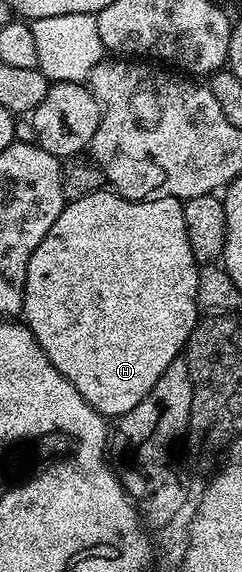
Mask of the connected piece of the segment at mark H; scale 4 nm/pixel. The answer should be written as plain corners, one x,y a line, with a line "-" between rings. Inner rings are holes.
100,190
100,191
98,191
98,192
94,192
94,193
93,193
93,194
89,194
89,195
88,195
88,196
86,196
86,197
85,197
85,198
77,198
77,199
76,199
76,200
72,200
72,201
70,201
70,202
67,202
67,203
64,203
64,205
63,205
63,209
62,209
62,210
61,210
61,214
60,214
60,215
59,215
59,217
58,217
58,218
57,218
57,222
53,222
53,226
49,226
49,234
45,234
45,238
41,238
41,246
37,246
37,250
33,250
33,254
32,254
32,255
31,255
31,257
30,257
30,258
29,258
29,270
28,270
28,271
27,271
27,273
26,273
26,274
25,274
25,294
24,294
24,295
23,295
23,310
22,310
22,313
21,313
21,316
22,316
22,319
23,319
23,320
24,320
24,321
25,321
25,323
26,323
26,325
27,325
27,329
29,329
29,331
30,331
30,332
31,332
31,333
32,333
32,334
33,334
33,338
37,338
37,342
38,342
38,343
39,343
39,345
40,345
40,346
41,346
41,350
45,350
45,354
46,354
46,355
47,355
47,357
48,357
48,358
49,358
49,362
53,362
53,366
54,366
54,367
55,367
55,369
57,369
57,371
59,371
59,373
61,373
61,374
62,374
62,375
63,375
63,376
64,376
64,377
65,377
65,378
69,378
69,382
70,382
70,383
71,383
71,384
72,384
72,386
74,386
74,388
75,388
75,389
76,389
76,390
77,390
77,394
81,394
81,398
85,398
85,402
89,402
89,406
93,406
93,407
94,407
94,408
95,408
95,409
96,409
96,410
98,410
98,412
99,412
99,413
101,413
101,415
103,415
103,417
105,417
105,418
118,418
118,417
121,417
121,416
123,416
123,415
124,415
124,414
125,414
125,413
127,413
127,412
128,412
128,411
129,411
129,410
133,410
133,406
137,406
137,402
141,402
141,398
145,398
145,394
149,394
149,390
153,390
153,386
154,386
154,385
155,385
155,383
156,383
156,382
157,382
157,378
161,378
161,374
165,374
165,366
169,366
169,362
173,362
173,361
174,361
174,360
178,360
178,359
180,359
180,356
181,356
181,353
182,353
182,352
183,352
183,351
184,351
184,349
186,349
186,347
187,347
187,339
188,339
188,338
190,338
190,336
191,336
191,332
192,332
192,330
193,330
193,329
194,329
194,328
195,328
195,326
196,326
196,324
198,324
198,323
199,323
199,321
200,321
200,319
201,319
201,309
200,309
200,306
199,306
199,303
197,303
197,301
196,301
196,300
195,300
195,299
196,299
196,298
197,298
197,278
198,278
198,277
199,277
199,270
200,270
200,265
198,265
198,264
196,264
196,262
195,262
195,259
194,259
194,258
193,258
193,250
189,250
189,234
188,234
188,233
187,233
187,231
186,231
186,230
185,230
185,214
184,214
184,213
183,213
183,204
182,204
182,203
180,203
180,201
178,201
178,200
174,200
174,199
173,199
173,198
157,198
157,199
156,199
156,200
127,200
127,199
125,199
125,198
124,198
124,196
120,196
120,195
118,195
118,194
116,194
116,193
115,193
115,192
114,192
114,191
111,191
111,190

